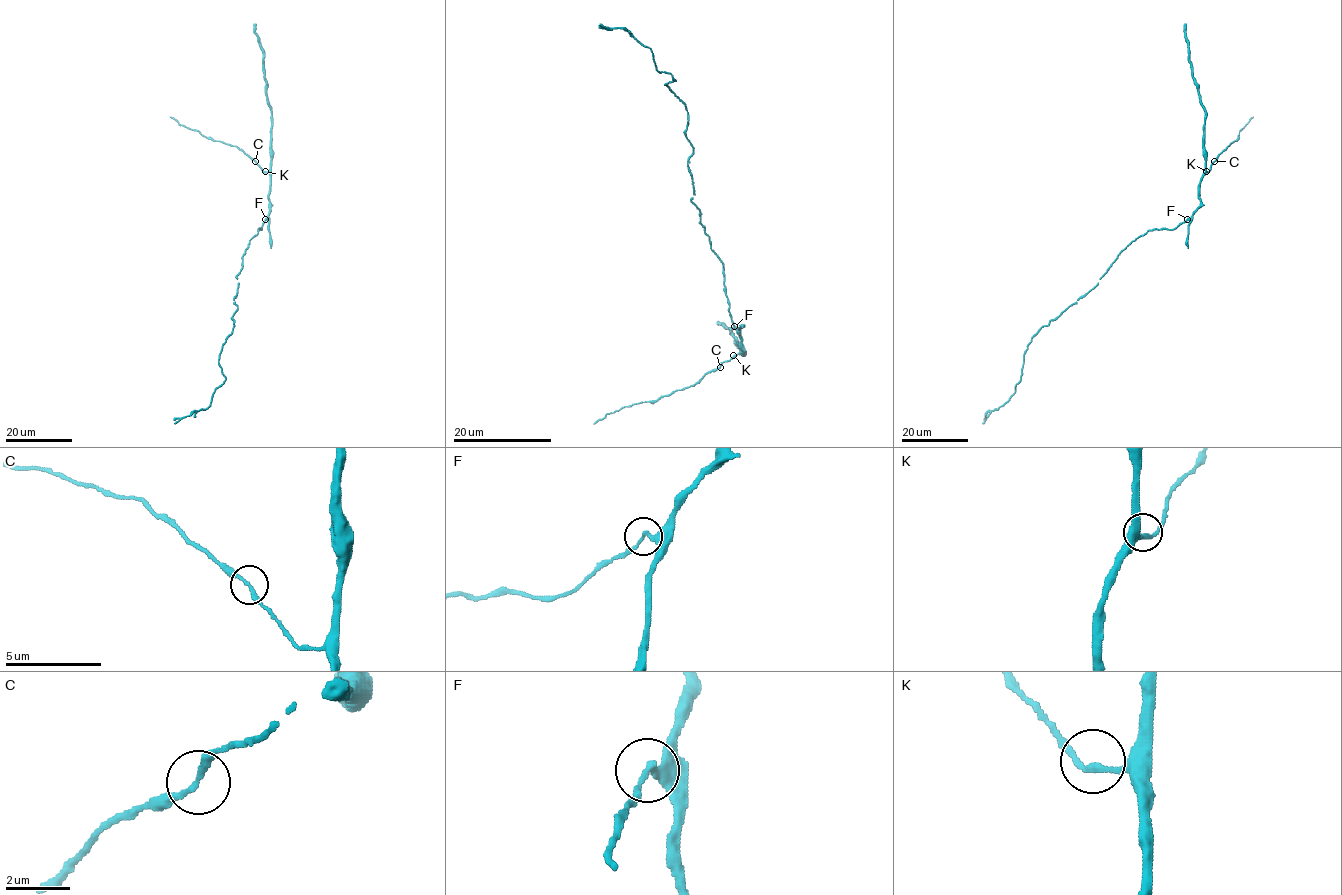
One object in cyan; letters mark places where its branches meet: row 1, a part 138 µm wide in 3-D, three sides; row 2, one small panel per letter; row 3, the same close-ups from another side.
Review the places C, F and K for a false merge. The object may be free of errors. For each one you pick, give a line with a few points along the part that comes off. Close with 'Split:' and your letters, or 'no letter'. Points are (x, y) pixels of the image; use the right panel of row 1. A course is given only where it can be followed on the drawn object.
Split: no letter

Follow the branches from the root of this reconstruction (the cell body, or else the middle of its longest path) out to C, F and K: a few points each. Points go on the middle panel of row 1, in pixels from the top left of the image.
C: (709, 241), (724, 268), (728, 312), (741, 339), (741, 350), (720, 367)
F: (709, 241), (724, 268), (725, 295), (735, 327)
K: (709, 241), (724, 268), (728, 312), (741, 339), (741, 350), (733, 355)

